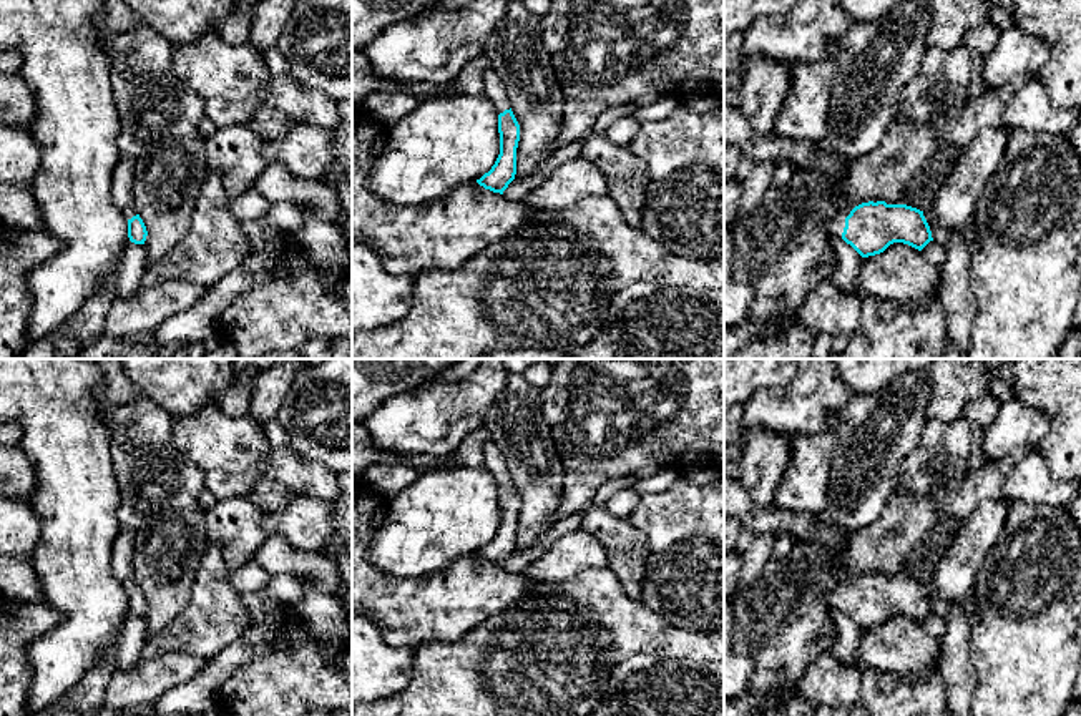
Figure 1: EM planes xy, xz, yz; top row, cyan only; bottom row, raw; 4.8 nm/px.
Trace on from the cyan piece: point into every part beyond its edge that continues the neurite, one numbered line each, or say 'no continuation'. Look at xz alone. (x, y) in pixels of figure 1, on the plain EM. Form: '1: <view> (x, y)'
1: xz (495, 464)

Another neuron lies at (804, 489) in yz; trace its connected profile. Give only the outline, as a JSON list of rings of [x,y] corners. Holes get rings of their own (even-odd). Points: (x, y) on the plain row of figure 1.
[[[835,424],[827,430],[802,435],[790,434],[792,457],[775,492],[774,507],[794,513],[819,515],[829,500]]]

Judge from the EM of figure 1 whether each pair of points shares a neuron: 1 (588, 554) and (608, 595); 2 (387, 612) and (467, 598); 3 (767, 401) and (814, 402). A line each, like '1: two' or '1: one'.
1: two
2: one
3: one

